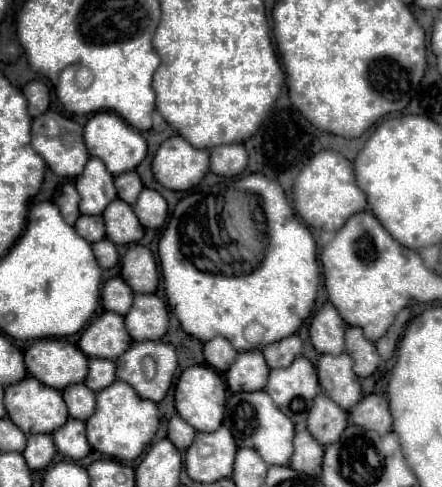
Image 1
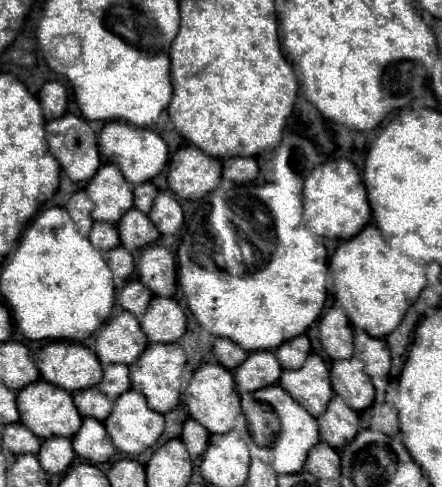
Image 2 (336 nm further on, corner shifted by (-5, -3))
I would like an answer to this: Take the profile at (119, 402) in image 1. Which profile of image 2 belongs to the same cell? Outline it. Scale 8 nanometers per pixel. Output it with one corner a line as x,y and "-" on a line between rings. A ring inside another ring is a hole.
128,388
126,392
122,392
122,396
118,396
112,402
112,412
104,420
104,424
106,424
106,432
110,432
114,448
118,448
126,454
140,454
140,452
148,450
160,438
160,434
164,430
164,416
160,412
150,410
146,406
146,398
140,392

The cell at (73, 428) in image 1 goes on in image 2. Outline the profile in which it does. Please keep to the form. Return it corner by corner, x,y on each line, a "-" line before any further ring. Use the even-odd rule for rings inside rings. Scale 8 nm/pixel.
82,420
82,428
72,436
72,448
88,462
102,462
112,456
114,446
100,420

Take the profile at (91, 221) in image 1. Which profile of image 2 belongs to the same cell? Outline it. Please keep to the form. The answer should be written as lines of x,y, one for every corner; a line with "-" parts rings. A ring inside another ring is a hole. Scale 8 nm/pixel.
94,222
92,232
90,232
90,240
96,248
106,250
118,244
118,230
114,224
106,224
106,222

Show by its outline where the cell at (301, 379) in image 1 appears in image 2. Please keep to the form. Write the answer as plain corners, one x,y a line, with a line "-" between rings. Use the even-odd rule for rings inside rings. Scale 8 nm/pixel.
310,354
306,364
298,370
284,370
280,386
302,404
312,416
320,416
332,398
332,386
328,378
328,368
324,360
316,354

